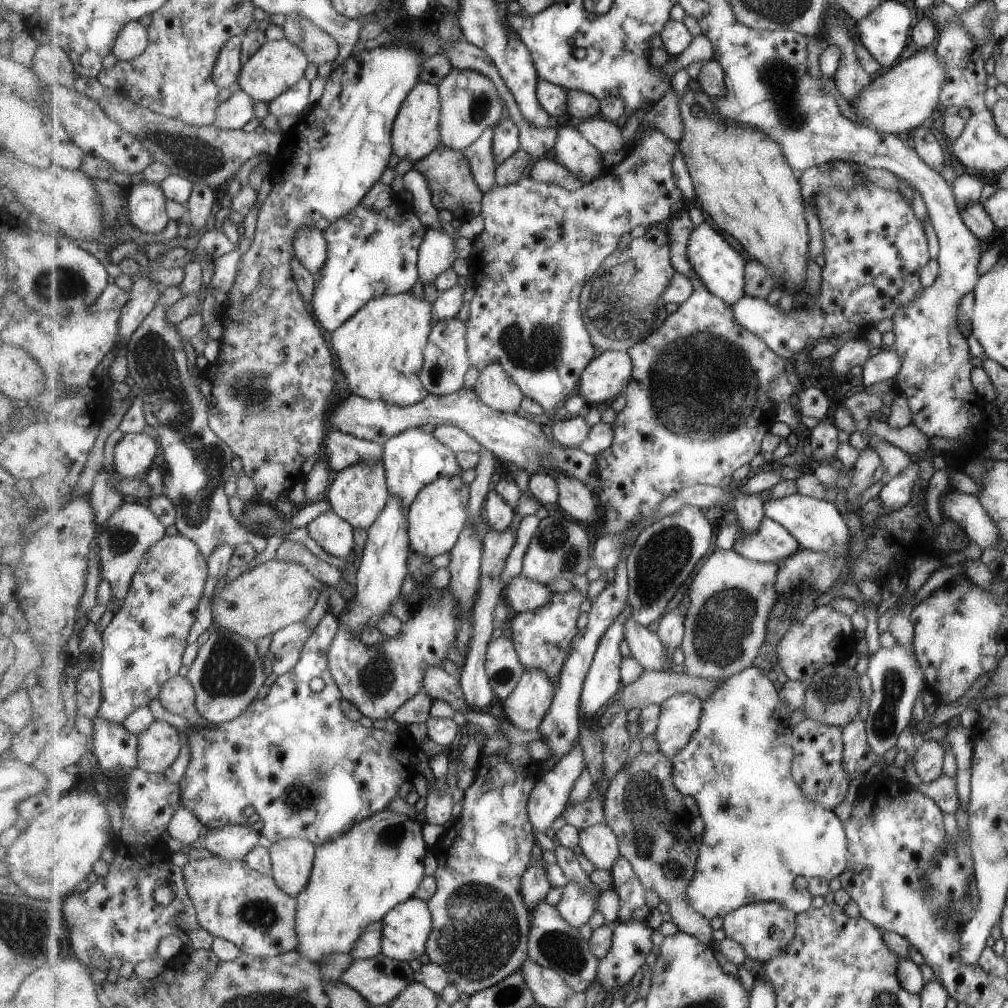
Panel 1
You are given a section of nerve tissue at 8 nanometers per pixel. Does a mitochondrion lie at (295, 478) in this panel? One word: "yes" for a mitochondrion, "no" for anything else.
no

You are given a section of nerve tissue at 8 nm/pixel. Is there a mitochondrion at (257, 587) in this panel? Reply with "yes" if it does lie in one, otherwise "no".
no

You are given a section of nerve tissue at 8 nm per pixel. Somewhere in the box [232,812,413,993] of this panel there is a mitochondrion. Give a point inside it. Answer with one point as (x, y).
(259, 914)

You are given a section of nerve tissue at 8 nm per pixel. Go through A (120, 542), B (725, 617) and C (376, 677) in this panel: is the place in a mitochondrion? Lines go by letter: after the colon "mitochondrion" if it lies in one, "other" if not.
A: mitochondrion
B: mitochondrion
C: mitochondrion

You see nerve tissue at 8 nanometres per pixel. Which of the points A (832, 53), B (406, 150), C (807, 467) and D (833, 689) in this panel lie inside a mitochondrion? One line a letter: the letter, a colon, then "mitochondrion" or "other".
A: other
B: other
C: other
D: mitochondrion

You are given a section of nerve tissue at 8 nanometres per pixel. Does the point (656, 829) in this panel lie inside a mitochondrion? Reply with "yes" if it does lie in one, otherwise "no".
yes

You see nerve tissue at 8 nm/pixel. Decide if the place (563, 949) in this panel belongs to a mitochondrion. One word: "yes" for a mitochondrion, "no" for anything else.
yes

